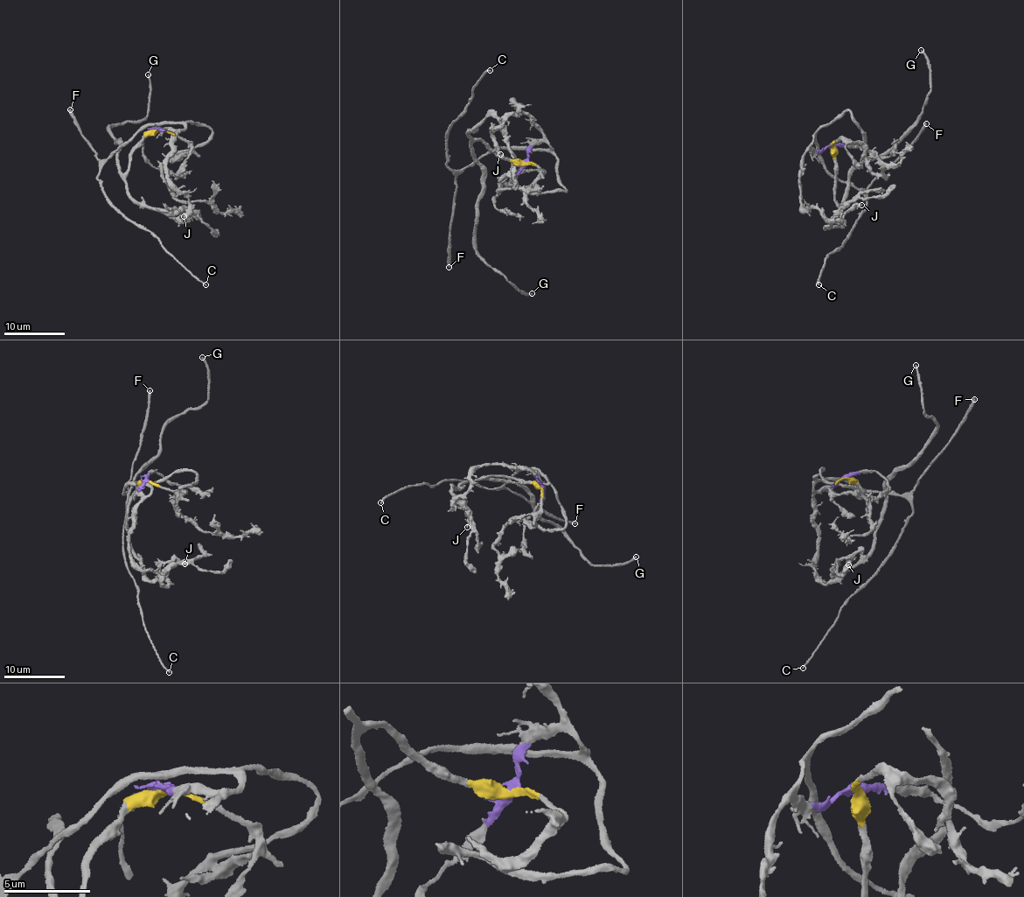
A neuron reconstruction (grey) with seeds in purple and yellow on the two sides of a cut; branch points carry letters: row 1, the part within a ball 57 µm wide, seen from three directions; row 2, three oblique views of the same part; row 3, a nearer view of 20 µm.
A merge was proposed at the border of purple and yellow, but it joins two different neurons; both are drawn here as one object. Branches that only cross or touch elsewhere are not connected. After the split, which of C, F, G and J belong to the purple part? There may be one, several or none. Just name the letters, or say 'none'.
C, F, J

